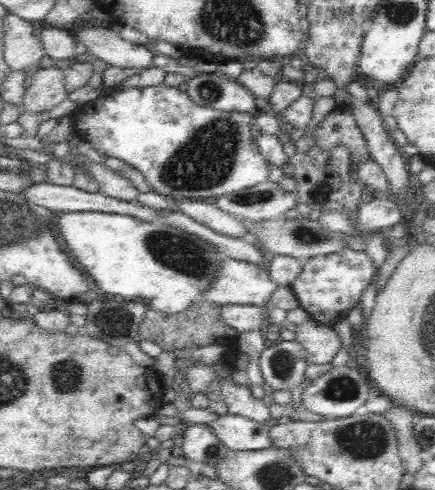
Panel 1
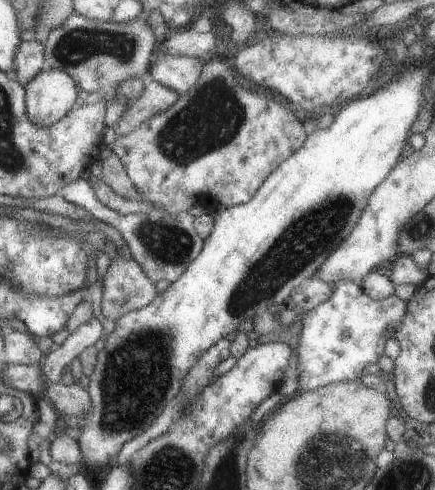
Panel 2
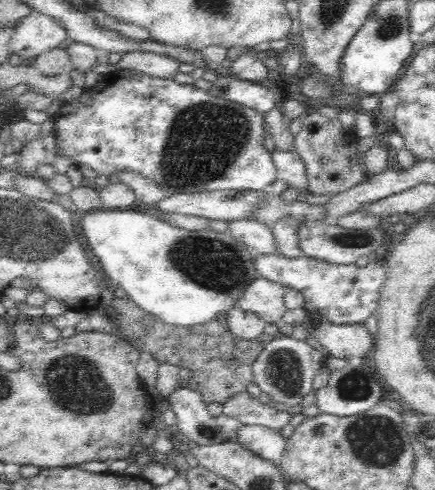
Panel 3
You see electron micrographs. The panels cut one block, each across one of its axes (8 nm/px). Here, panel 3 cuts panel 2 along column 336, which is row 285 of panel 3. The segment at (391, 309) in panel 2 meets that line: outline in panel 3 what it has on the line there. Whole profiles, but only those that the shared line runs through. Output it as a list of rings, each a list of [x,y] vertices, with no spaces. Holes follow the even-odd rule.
[[[258,254],[254,256],[254,268],[258,272],[258,276],[268,278],[272,282],[282,284],[284,288],[292,288],[304,294],[306,300],[306,312],[308,318],[314,320],[314,324],[364,324],[370,316],[374,316],[374,312],[378,310],[378,300],[380,300],[380,290],[386,282],[386,268],[382,264],[378,264],[378,258],[362,268],[358,268],[356,264],[330,264],[324,260],[316,260],[316,258],[284,258],[280,254]]]

